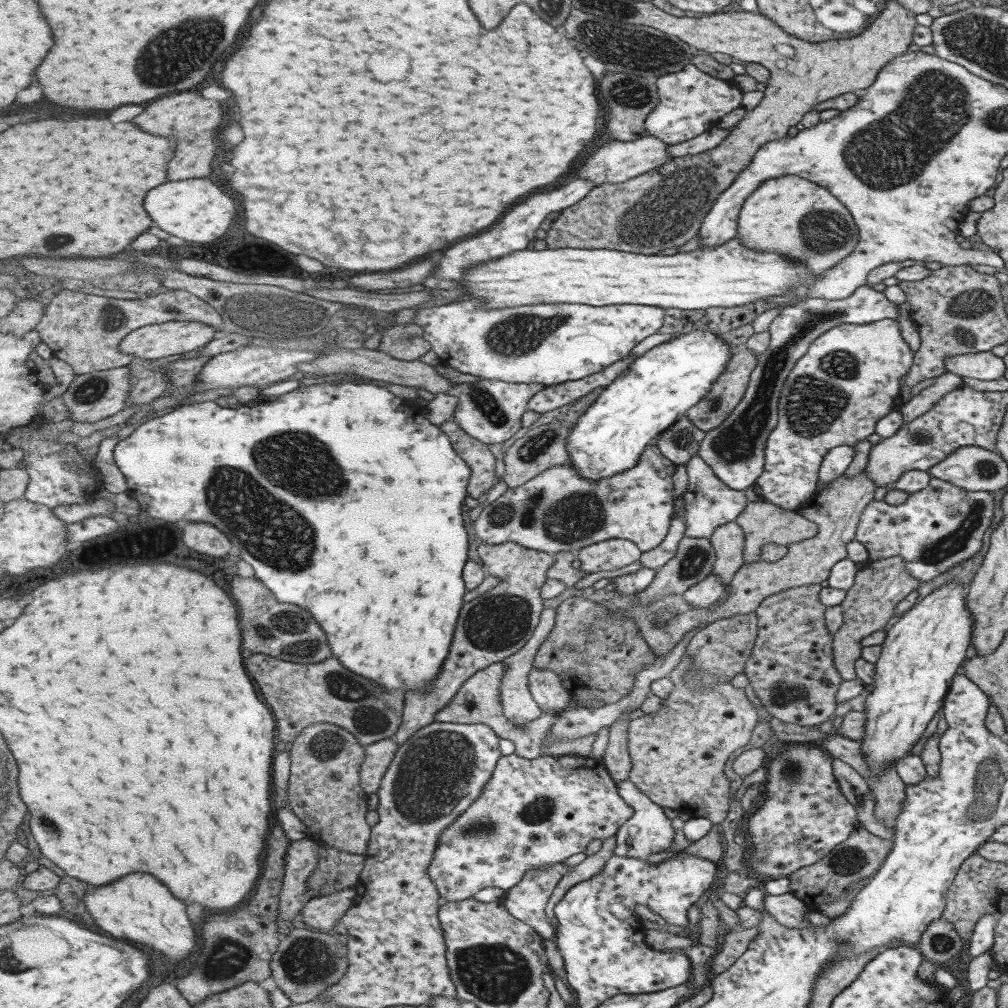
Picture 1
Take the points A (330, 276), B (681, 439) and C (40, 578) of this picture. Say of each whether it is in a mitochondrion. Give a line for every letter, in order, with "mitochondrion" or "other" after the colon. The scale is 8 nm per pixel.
A: other
B: mitochondrion
C: other

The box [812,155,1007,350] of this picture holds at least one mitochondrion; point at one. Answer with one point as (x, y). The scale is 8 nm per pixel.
(965, 309)

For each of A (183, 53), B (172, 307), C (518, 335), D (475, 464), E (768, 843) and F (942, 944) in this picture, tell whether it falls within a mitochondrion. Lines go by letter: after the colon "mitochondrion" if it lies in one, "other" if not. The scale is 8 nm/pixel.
A: mitochondrion
B: mitochondrion
C: mitochondrion
D: other
E: mitochondrion
F: mitochondrion

